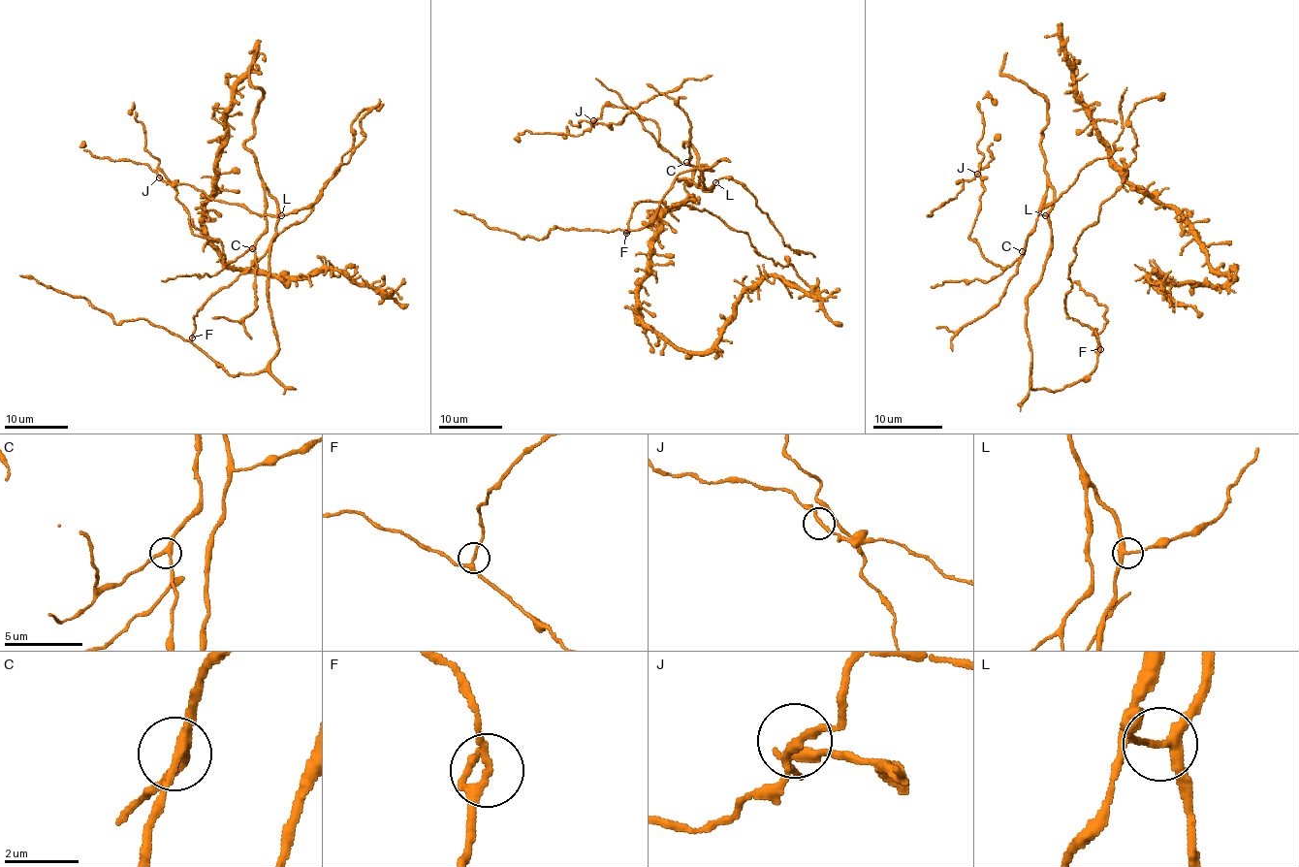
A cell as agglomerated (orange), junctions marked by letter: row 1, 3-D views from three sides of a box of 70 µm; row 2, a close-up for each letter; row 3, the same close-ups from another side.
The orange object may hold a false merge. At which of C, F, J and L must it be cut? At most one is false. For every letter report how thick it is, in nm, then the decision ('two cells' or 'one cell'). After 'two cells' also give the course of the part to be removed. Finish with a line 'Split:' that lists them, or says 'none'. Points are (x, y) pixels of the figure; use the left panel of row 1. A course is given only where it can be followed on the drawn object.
C: calibre 240 nm; one cell
F: calibre 190 nm; one cell
J: calibre 160 nm; one cell
L: calibre 280 nm; one cell
Split: none

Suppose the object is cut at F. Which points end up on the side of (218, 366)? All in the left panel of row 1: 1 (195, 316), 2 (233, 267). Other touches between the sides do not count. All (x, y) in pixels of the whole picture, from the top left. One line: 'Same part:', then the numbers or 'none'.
Same part: 2

